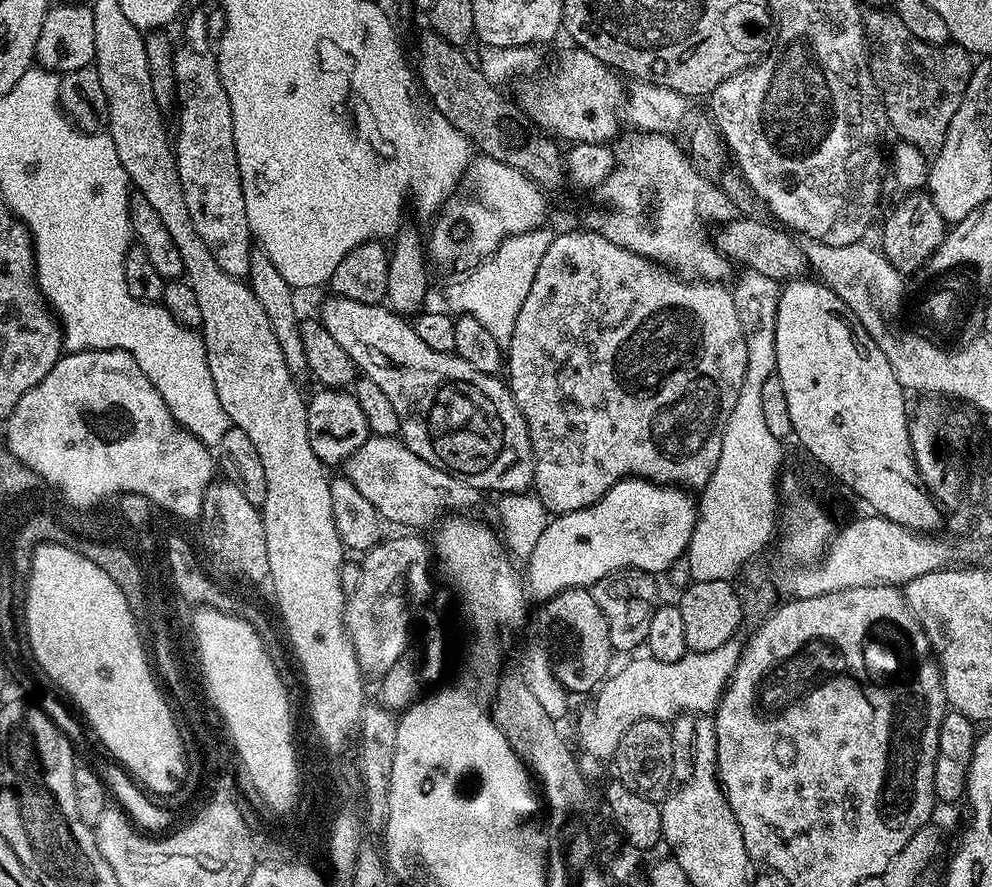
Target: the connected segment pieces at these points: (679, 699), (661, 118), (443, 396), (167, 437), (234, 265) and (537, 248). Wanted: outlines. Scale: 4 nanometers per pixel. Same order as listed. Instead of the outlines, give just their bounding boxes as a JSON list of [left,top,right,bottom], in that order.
[[576,642,740,762],[625,81,724,174],[318,294,534,493],[2,348,218,521],[174,12,254,277],[444,226,554,346]]

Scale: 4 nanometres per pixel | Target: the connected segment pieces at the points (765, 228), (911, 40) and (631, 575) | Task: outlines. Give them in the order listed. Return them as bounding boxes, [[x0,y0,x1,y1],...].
[[715,218,806,282],[863,10,974,158],[590,568,658,653]]

